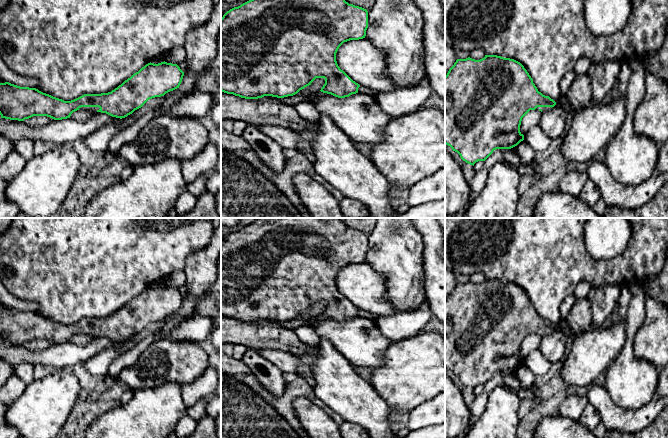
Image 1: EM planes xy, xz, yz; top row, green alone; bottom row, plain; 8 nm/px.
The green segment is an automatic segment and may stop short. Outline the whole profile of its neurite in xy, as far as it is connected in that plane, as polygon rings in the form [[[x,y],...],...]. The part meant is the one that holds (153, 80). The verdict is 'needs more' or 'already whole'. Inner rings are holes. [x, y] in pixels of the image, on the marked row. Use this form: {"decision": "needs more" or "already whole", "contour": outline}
{"decision": "needs more", "contour": [[[150,62],[111,92],[84,94],[71,101],[53,97],[36,88],[0,83],[0,115],[1,118],[18,121],[33,116],[62,120],[70,118],[77,110],[84,110],[122,119],[149,99],[179,88],[183,76],[184,72],[177,64]]]}

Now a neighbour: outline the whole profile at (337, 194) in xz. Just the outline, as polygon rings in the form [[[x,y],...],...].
[[[313,173],[312,178],[316,182],[321,184],[328,192],[330,192],[336,200],[340,201],[344,197],[343,194],[339,190],[337,190],[331,185],[328,185],[326,181],[324,180],[324,178],[320,176],[319,174]]]

